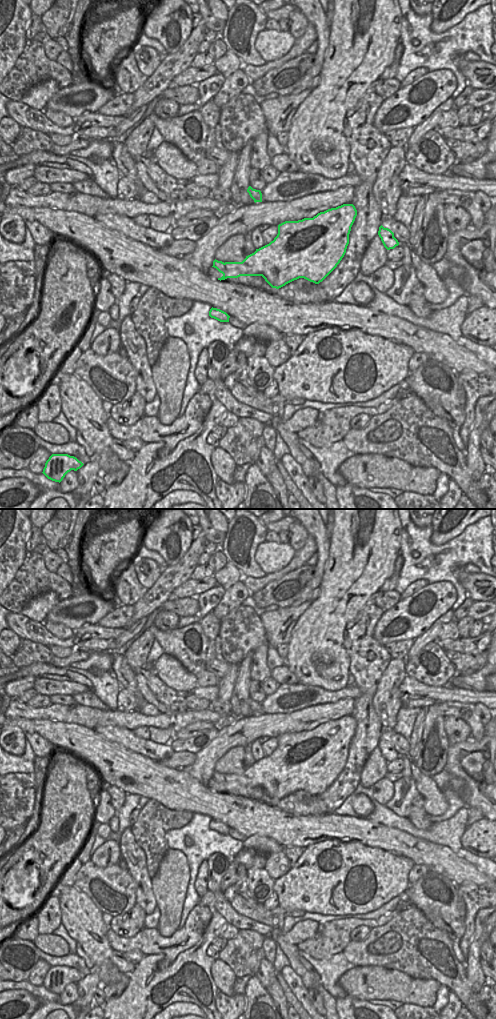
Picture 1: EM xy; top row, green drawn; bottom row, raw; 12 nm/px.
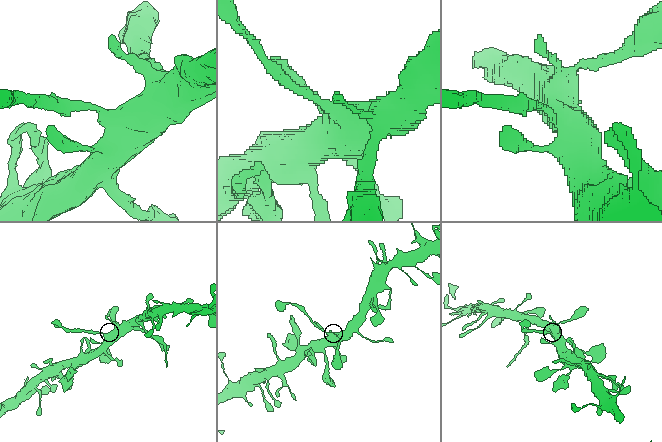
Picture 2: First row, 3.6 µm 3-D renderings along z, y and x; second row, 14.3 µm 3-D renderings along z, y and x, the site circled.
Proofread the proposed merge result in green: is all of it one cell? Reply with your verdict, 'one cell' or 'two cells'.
two cells

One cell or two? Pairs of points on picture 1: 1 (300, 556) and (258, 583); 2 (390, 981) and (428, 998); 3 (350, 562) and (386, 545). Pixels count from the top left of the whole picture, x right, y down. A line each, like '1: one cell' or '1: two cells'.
1: one cell
2: one cell
3: one cell

